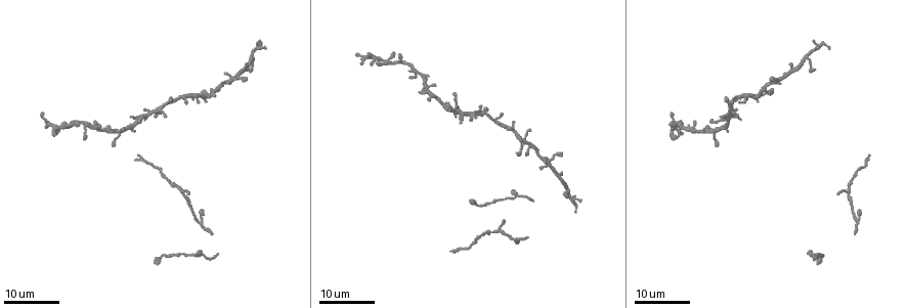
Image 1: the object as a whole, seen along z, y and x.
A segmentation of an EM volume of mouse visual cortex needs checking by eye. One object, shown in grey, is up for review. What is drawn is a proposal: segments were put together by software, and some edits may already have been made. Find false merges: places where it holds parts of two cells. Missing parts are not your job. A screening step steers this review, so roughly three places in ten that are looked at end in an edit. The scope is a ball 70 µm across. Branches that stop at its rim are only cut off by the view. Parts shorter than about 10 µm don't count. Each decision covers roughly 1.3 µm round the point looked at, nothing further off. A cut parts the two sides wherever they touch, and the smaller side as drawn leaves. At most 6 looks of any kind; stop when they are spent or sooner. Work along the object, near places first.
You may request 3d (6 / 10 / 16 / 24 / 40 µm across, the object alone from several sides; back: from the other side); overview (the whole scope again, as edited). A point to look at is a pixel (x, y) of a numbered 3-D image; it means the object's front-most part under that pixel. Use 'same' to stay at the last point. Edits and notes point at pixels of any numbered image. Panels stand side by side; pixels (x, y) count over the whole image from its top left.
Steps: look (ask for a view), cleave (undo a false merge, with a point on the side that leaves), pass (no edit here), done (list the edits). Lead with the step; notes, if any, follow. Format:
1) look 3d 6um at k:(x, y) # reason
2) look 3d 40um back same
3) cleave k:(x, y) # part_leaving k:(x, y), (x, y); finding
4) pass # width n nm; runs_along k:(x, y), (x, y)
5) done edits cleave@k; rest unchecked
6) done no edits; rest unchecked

look 3d 16um at 1:(525, 144)

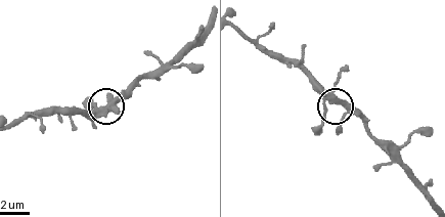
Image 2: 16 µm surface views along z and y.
look 3d 6um at 2:(329, 99)

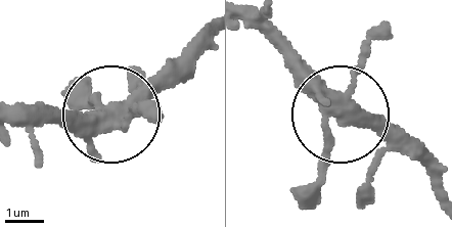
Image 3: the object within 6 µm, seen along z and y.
pass # arms 4; continuous, no second cell

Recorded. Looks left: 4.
look 3d 24um at 1:(713, 135) # three arms meet

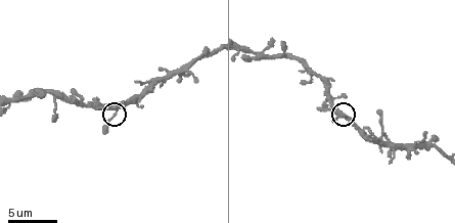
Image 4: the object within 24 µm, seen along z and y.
look 3d 10um at 4:(115, 111)

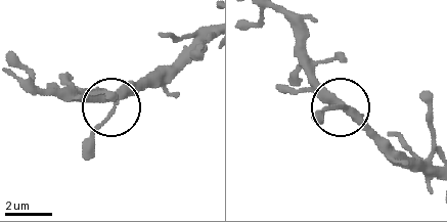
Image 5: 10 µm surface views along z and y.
pass # width 270 nm; one cell here

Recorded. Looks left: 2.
look 3d 10um at 4:(165, 77) # looks like a crossing

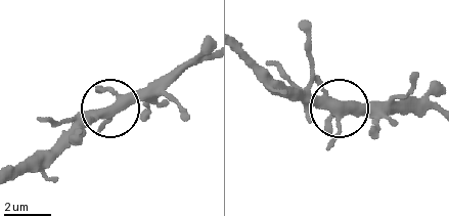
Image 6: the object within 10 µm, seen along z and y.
look 3d 10um back at 6:(109, 113)

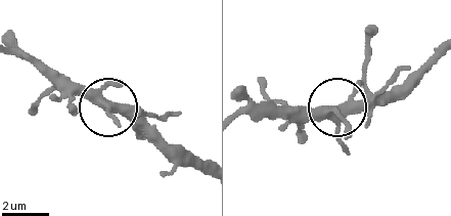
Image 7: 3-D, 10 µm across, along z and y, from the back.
pass # arms 5; runs_along 7:(108, 101), (160, 144); continuous, no second cell

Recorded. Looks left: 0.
done no edits; rest unchecked

